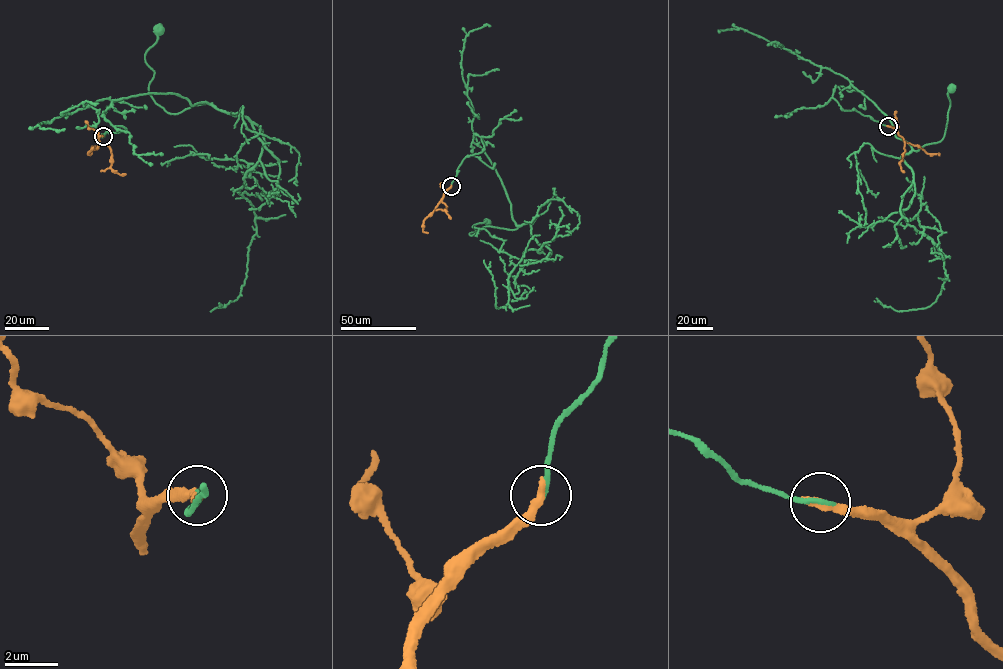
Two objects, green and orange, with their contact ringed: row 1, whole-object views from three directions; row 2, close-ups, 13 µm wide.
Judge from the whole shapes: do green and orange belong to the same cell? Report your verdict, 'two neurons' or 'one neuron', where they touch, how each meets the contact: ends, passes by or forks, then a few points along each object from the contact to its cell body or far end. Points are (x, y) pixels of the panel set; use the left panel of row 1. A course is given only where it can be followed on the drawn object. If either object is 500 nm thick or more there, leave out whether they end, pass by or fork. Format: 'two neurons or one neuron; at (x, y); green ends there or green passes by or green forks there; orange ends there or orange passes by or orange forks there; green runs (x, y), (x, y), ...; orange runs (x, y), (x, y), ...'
two neurons; at (103, 136); green ends there; orange ends there; green runs (103, 135), (126, 129), (102, 114), (112, 100), (212, 103), (177, 113), (155, 103), (144, 54), (158, 30); orange runs (103, 135), (98, 139), (98, 147), (88, 154), (93, 146), (99, 145)

